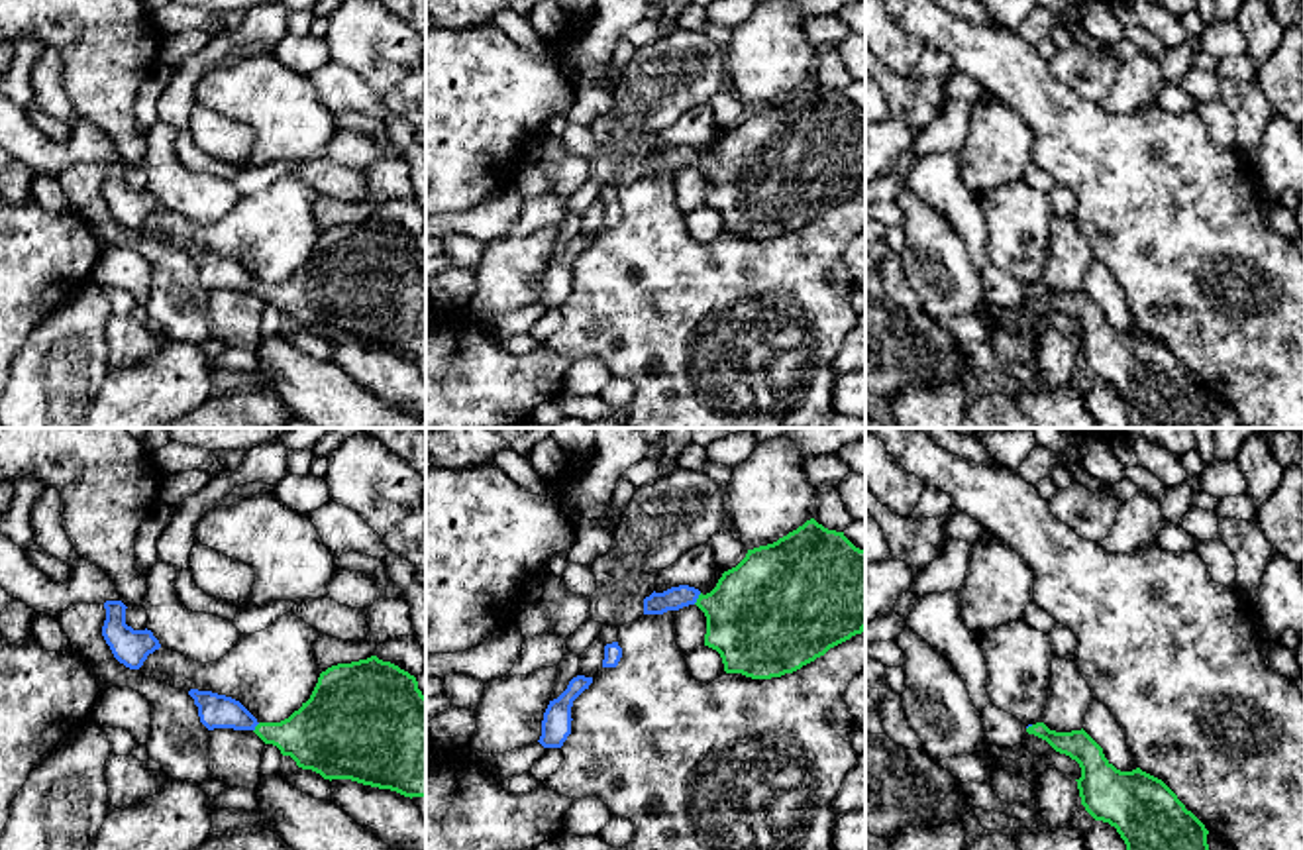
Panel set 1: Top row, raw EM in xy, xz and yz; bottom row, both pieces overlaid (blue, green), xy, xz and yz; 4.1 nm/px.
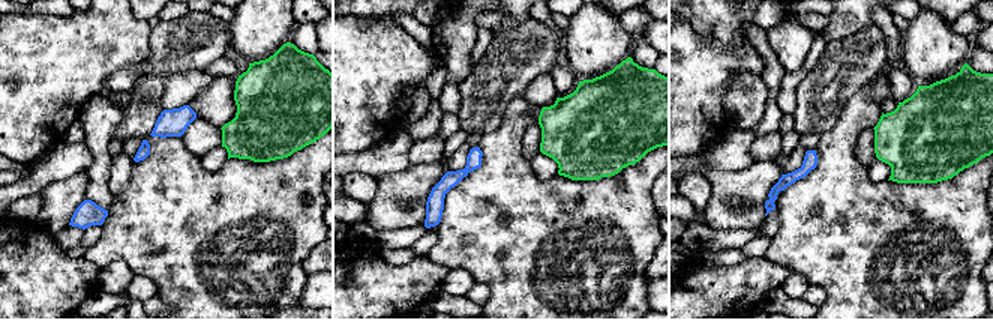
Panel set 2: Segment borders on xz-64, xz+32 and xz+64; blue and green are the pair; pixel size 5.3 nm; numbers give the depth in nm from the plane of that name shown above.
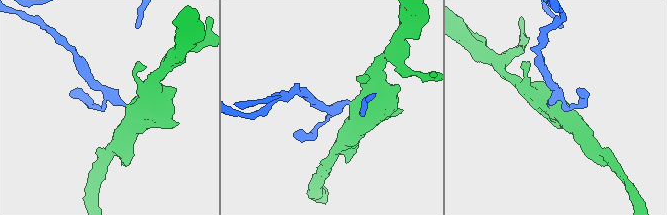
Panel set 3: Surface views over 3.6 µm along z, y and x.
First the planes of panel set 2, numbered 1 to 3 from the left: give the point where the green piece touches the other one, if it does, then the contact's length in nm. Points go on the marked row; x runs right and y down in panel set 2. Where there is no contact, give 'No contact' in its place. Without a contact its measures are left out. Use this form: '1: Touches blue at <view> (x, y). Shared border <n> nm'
1: No contact
2: No contact
3: No contact

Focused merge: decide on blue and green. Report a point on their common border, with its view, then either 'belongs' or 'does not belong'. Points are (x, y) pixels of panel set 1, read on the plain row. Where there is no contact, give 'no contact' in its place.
meets blue in xz at (697, 158); belongs

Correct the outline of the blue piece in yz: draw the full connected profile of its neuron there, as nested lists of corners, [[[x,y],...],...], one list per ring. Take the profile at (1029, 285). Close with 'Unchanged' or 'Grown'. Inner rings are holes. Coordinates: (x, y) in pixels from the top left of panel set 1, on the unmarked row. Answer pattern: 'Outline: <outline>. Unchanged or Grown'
Outline: [[[1036,283],[1026,292],[1079,324],[1081,365],[1117,389],[1134,428],[1213,428],[1209,391],[1162,340],[1140,328],[1117,330],[1083,289],[1056,292]]]. Grown

